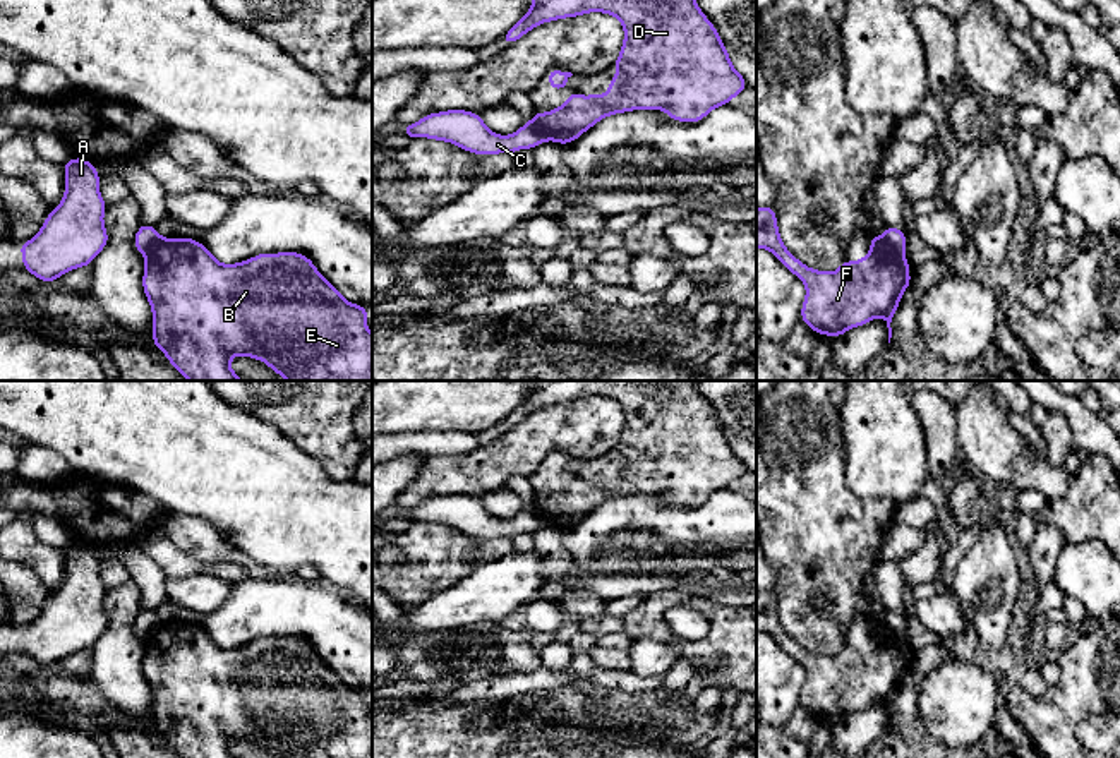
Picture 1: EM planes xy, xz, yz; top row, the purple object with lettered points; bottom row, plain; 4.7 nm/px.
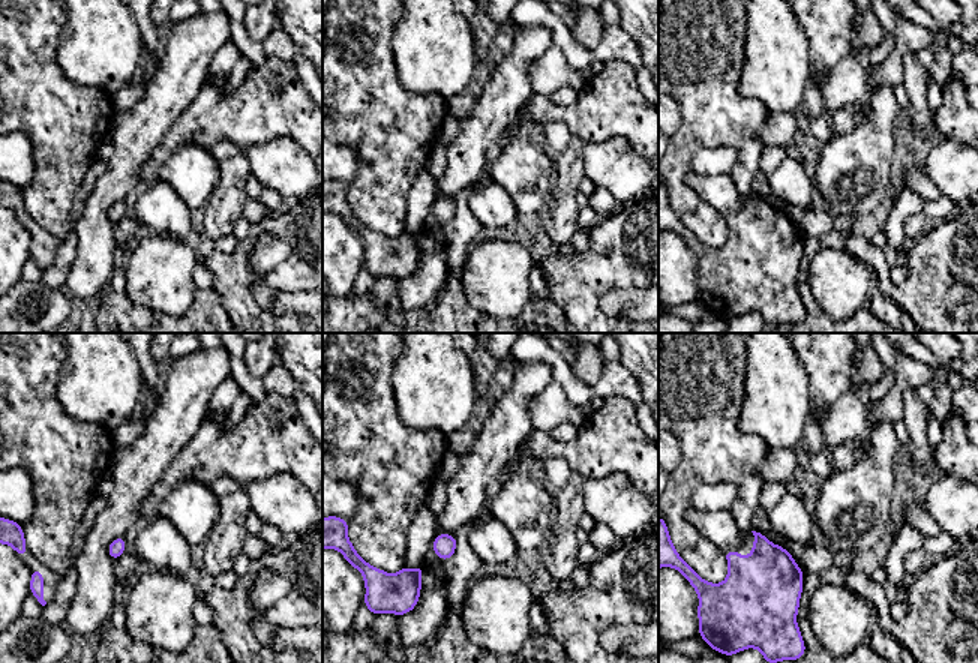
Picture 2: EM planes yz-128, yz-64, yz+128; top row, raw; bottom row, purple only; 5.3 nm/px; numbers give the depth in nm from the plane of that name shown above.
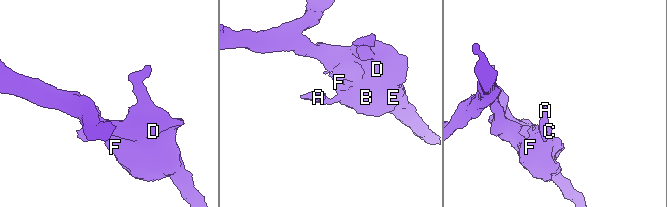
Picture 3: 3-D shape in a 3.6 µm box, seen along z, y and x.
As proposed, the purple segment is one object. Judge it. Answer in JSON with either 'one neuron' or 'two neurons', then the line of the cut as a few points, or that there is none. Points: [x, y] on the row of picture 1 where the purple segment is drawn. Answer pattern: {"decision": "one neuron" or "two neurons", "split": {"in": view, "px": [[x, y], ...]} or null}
{"decision": "two neurons", "split": {"in": "yz", "px": [[880, 237], [903, 254]]}}

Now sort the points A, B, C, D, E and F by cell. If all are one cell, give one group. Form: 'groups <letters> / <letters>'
groups A C / B D E F

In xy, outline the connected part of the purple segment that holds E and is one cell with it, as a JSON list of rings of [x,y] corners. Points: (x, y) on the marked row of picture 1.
[[[161,238],[146,254],[142,288],[153,310],[153,343],[187,381],[245,381],[230,367],[230,360],[237,355],[268,364],[273,372],[283,376],[286,381],[372,381],[372,334],[367,329],[367,309],[345,300],[304,254],[264,252],[237,264],[221,264],[194,238]]]

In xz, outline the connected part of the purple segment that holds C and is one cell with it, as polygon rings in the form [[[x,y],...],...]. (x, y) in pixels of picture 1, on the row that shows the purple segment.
[[[467,110],[429,113],[412,125],[403,125],[403,130],[410,139],[446,141],[473,154],[513,154],[518,149],[533,149],[545,142],[544,134],[532,122],[525,122],[511,135],[497,135],[485,127],[480,115]]]

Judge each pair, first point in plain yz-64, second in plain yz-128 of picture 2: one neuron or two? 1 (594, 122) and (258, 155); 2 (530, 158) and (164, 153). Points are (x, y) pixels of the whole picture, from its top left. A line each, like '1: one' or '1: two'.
1: two
2: two

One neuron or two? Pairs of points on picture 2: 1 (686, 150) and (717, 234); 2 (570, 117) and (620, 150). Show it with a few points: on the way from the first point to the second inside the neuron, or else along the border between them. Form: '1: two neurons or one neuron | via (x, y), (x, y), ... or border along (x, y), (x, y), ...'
1: one neuron | via (678, 171), (678, 189), (698, 209), (698, 213)
2: two neurons | border along (587, 143), (623, 137), (638, 153)

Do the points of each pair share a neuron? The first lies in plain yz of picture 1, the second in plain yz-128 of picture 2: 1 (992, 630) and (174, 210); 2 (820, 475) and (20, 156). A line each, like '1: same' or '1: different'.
1: different
2: different

